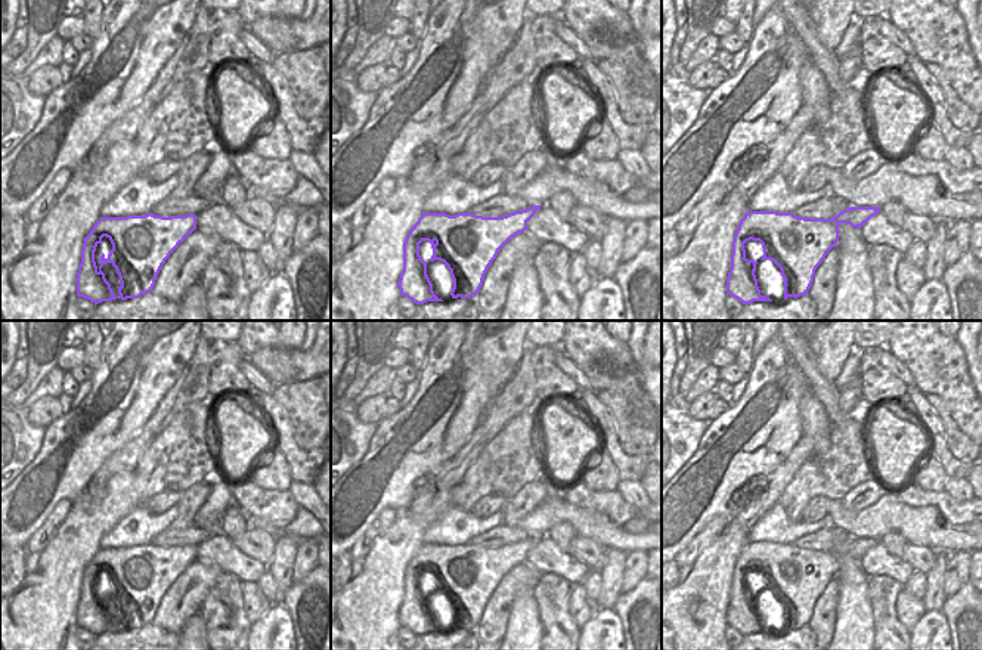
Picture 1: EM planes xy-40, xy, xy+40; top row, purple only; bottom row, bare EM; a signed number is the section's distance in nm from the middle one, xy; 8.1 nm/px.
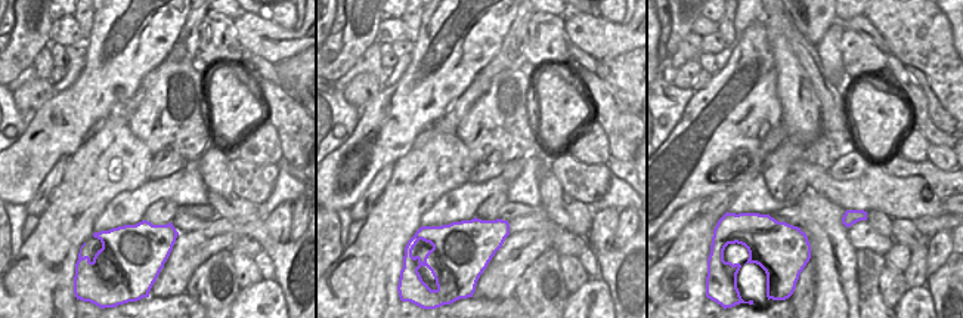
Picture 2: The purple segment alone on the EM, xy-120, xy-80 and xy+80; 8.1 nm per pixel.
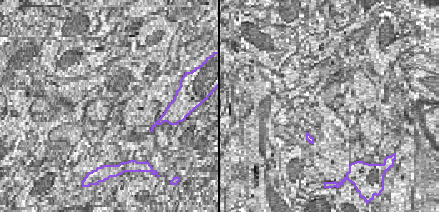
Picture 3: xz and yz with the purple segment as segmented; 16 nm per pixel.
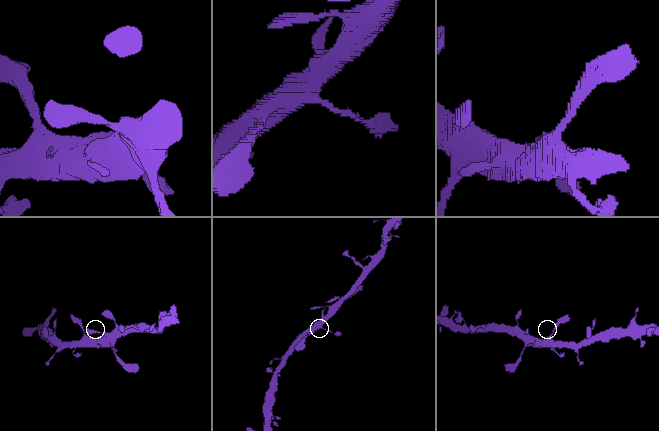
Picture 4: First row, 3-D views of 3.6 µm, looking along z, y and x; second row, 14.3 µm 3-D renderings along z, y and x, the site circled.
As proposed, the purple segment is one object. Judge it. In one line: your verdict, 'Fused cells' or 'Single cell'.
Fused cells

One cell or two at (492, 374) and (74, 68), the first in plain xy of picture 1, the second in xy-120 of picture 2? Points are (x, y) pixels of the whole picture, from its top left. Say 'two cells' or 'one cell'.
two cells

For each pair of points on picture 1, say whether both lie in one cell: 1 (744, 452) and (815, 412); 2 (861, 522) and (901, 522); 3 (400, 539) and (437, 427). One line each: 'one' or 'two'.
1: two
2: one
3: two

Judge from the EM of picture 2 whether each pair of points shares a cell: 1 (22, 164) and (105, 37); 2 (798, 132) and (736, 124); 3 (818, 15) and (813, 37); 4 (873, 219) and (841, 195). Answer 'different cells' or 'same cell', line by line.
1: same cell
2: different cells
3: same cell
4: different cells

